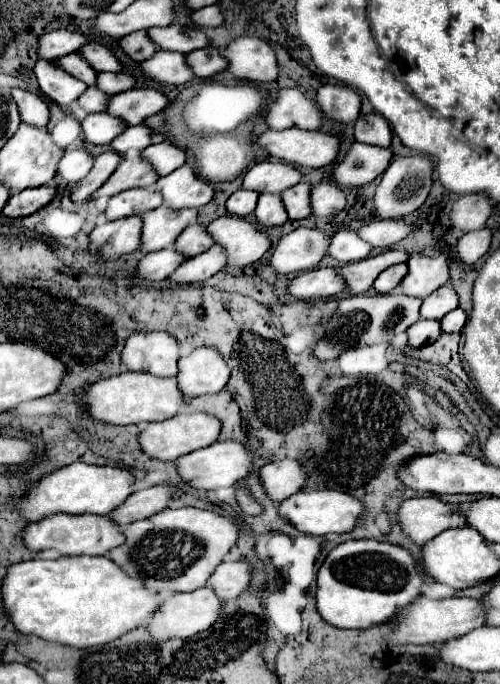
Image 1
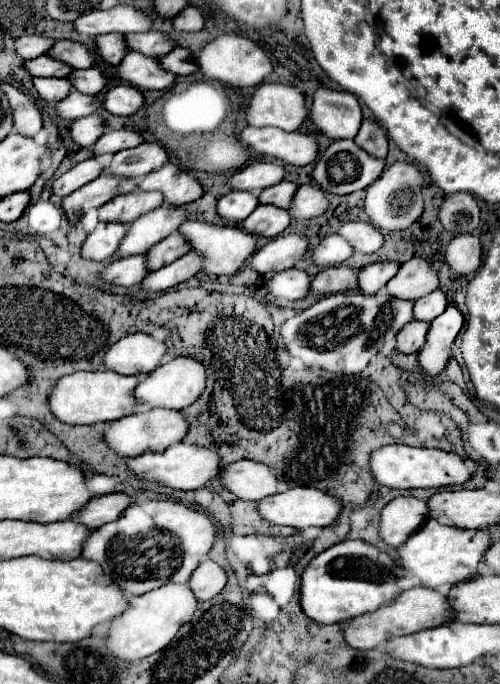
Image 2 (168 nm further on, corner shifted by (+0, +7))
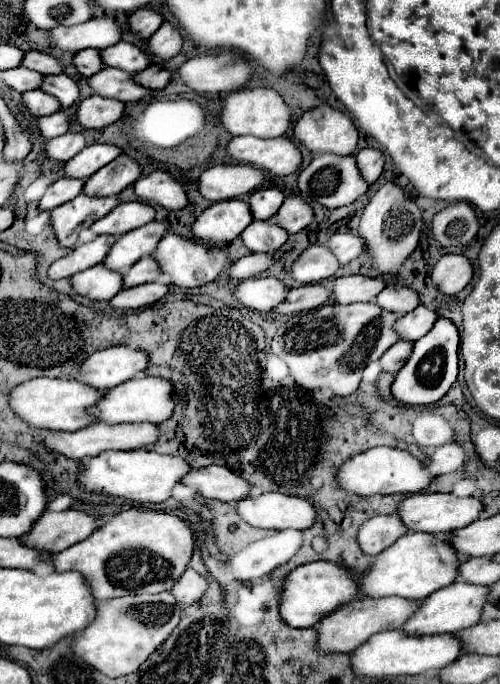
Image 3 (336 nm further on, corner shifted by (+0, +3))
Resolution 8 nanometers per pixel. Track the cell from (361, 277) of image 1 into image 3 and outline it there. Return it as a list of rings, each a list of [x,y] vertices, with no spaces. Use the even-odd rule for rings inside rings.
[[[323,284],[299,286],[299,288],[289,290],[283,304],[273,308],[273,312],[277,312],[277,314],[295,314],[295,312],[305,312],[305,310],[315,310],[315,308],[327,304],[329,296],[331,296],[331,290]]]

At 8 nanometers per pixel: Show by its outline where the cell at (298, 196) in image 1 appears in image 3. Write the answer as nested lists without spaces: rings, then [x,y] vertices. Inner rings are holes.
[[[265,188],[265,190],[255,190],[249,198],[249,208],[255,220],[269,220],[283,204],[285,196],[277,188]]]

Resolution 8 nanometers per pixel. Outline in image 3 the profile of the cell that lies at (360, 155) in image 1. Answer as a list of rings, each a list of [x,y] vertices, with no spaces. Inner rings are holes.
[[[319,154],[311,160],[311,164],[299,174],[297,188],[303,196],[313,198],[325,208],[341,208],[355,202],[361,194],[367,192],[369,184],[363,182],[355,158],[353,156],[335,156],[335,154]]]

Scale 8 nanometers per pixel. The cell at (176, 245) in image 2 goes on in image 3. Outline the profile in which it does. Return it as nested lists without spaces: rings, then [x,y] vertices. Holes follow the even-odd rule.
[[[147,256],[147,258],[141,258],[123,274],[123,288],[133,288],[155,280],[159,280],[159,264],[151,256]]]

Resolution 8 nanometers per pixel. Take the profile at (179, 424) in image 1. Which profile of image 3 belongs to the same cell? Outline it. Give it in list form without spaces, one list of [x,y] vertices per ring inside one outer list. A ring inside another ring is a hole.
[[[93,422],[77,432],[53,432],[47,434],[43,438],[43,446],[49,452],[55,454],[63,454],[65,458],[71,460],[83,460],[83,458],[93,458],[99,456],[101,452],[107,450],[135,450],[135,448],[143,448],[145,444],[151,444],[157,440],[157,426],[155,424],[103,424],[103,422]]]

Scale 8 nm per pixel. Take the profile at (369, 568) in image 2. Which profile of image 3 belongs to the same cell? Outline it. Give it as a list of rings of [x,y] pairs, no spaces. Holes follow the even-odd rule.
[[[311,562],[311,564],[297,566],[283,580],[283,592],[279,600],[281,620],[295,628],[313,626],[341,604],[347,604],[359,596],[359,586],[355,582],[357,574],[359,572],[351,572],[335,562]]]

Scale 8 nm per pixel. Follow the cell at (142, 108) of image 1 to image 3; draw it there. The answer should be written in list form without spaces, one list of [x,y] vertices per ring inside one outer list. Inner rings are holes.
[[[89,96],[89,98],[81,100],[81,104],[75,112],[75,120],[81,128],[99,130],[99,128],[105,128],[105,126],[117,122],[123,116],[123,108],[125,108],[125,104],[119,100]]]

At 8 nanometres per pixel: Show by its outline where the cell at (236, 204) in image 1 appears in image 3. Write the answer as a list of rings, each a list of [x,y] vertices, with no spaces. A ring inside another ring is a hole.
[[[223,200],[211,204],[193,222],[191,230],[199,242],[223,246],[231,244],[253,222],[249,204],[243,200]]]

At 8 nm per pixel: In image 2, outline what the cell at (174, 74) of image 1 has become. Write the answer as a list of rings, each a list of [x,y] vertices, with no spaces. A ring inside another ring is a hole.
[[[127,52],[119,64],[119,76],[139,90],[169,88],[177,78],[159,64],[159,56],[143,56],[141,52]]]

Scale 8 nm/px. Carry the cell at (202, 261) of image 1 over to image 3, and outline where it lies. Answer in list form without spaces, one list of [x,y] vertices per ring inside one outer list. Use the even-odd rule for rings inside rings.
[[[149,282],[143,286],[127,288],[127,290],[121,290],[117,296],[113,296],[109,300],[109,306],[115,310],[139,310],[139,308],[159,302],[167,294],[167,290],[169,286],[159,284],[159,282]]]

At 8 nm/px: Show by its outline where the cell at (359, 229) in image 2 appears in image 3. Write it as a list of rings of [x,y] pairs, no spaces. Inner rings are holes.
[[[333,234],[325,246],[331,248],[331,252],[335,254],[335,258],[339,260],[341,266],[351,262],[353,258],[357,258],[363,252],[363,240],[353,234]]]

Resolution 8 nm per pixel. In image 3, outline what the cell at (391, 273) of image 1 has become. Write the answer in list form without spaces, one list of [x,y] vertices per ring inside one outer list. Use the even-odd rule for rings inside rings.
[[[361,274],[345,276],[345,278],[337,278],[333,282],[331,300],[335,304],[371,302],[383,288],[385,288],[385,282],[379,278],[365,278]]]

